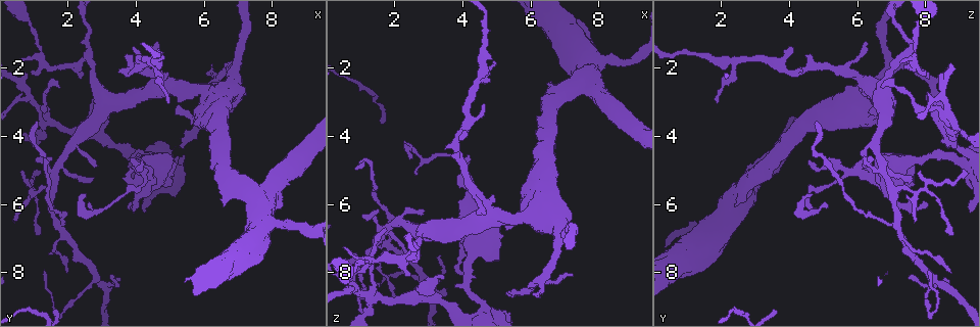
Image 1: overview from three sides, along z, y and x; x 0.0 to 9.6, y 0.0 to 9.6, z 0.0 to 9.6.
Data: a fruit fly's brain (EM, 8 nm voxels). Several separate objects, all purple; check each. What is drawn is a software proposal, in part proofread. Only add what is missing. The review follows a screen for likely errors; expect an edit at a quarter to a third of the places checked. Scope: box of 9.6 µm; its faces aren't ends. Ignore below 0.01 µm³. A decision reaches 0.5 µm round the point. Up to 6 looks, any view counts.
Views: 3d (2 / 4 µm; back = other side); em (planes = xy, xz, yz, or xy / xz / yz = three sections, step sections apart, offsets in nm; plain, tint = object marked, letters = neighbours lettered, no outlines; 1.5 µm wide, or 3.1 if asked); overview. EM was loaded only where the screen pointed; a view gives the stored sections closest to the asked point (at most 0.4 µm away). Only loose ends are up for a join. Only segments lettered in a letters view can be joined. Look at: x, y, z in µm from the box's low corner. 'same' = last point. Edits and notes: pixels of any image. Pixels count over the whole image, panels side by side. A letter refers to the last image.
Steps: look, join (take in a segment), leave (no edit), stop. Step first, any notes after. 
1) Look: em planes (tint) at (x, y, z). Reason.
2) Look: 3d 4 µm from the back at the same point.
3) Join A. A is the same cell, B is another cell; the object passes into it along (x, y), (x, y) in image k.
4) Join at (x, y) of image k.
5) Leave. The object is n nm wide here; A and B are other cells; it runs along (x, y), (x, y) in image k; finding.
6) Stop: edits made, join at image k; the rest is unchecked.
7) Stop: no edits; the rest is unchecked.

Look: 3d 2 µm from the back at (3.55, 8.15, 8.65). An open end.

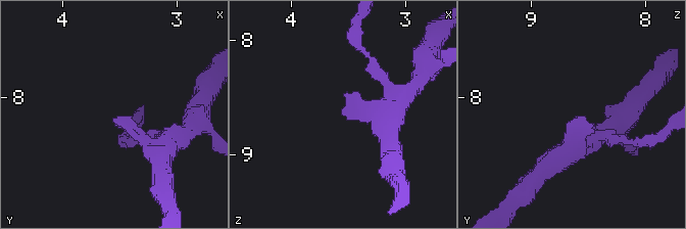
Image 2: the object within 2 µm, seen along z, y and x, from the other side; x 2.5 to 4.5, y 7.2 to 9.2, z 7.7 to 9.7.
Look: em planes (plain) at (3.58, 8.16, 8.62).

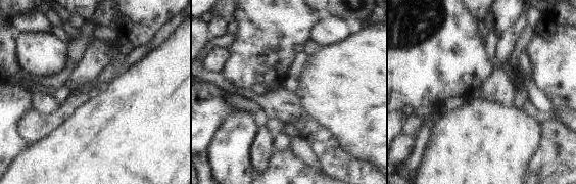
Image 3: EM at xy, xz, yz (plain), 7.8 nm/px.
Look: em planes (letters) at the same point.

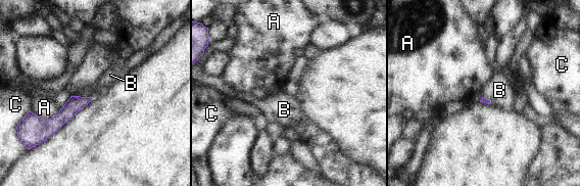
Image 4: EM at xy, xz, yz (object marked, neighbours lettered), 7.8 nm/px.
Leave. A, B and C are other cells; a border runs along (79, 95), (89, 97) in image 4; none of them fits.

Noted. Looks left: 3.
Look: em planes (tint) at (3.65, 5.10, 6.55). Stops while still wide.

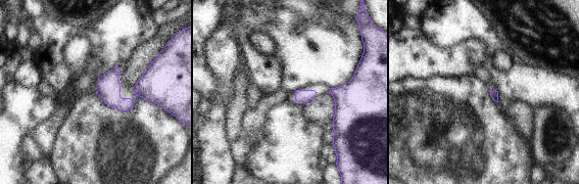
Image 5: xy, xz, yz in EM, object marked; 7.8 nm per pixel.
Look: em planes (letters) at the same point. What lies round it.

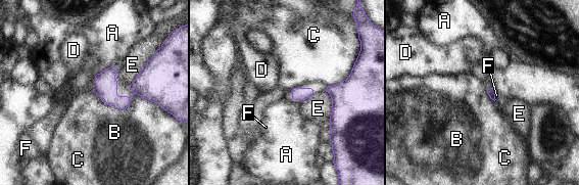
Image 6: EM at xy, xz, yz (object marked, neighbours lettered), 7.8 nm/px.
Leave. A, B, C, D, E and F are other cells; a border runs along (112, 63), (95, 76) in image 6; none of them fits.

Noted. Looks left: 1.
Stop: no edits; the rest is unchecked.

